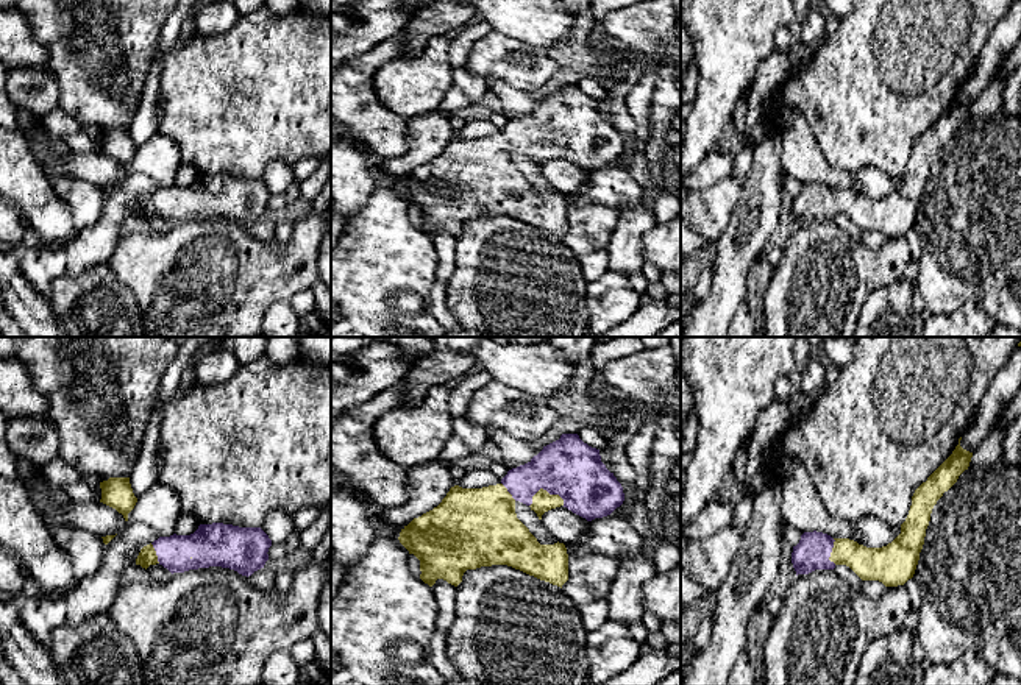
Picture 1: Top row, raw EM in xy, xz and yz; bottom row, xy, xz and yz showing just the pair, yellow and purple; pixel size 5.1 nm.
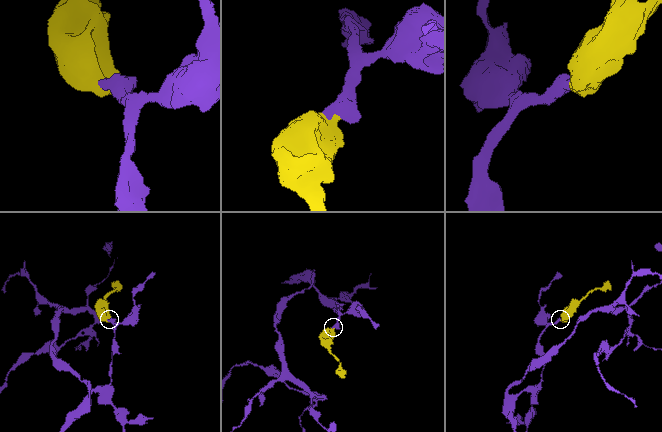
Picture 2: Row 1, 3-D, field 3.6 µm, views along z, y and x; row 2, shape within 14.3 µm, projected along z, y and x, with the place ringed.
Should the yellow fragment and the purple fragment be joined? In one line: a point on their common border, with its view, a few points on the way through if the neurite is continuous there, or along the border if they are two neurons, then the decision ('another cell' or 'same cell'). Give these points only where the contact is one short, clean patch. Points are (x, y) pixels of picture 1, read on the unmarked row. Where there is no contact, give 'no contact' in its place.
contact xz (545, 141); way xz (542, 152), (545, 141), (569, 117); same cell

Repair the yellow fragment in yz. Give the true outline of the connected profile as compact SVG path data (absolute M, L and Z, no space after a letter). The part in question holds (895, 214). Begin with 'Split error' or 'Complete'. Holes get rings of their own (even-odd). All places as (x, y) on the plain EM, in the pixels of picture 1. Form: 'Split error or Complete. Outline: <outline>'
Split error. Outline: M960 91L952 105L915 140L901 184L891 193L866 198L849 189L804 183L792 203L796 226L846 215L862 231L879 231L885 237L904 236L912 229L934 156L969 117L973 103L963 100Z

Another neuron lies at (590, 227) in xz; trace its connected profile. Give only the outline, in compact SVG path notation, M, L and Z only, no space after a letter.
M598 203L570 206L568 231L562 242L578 257L606 250L618 218L618 211Z

